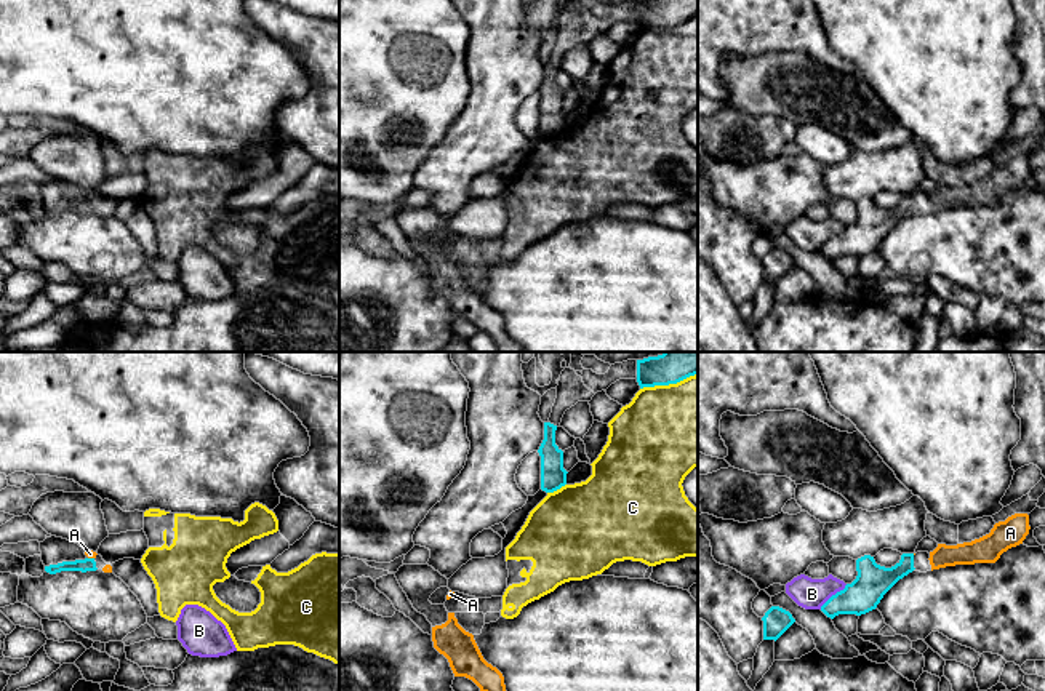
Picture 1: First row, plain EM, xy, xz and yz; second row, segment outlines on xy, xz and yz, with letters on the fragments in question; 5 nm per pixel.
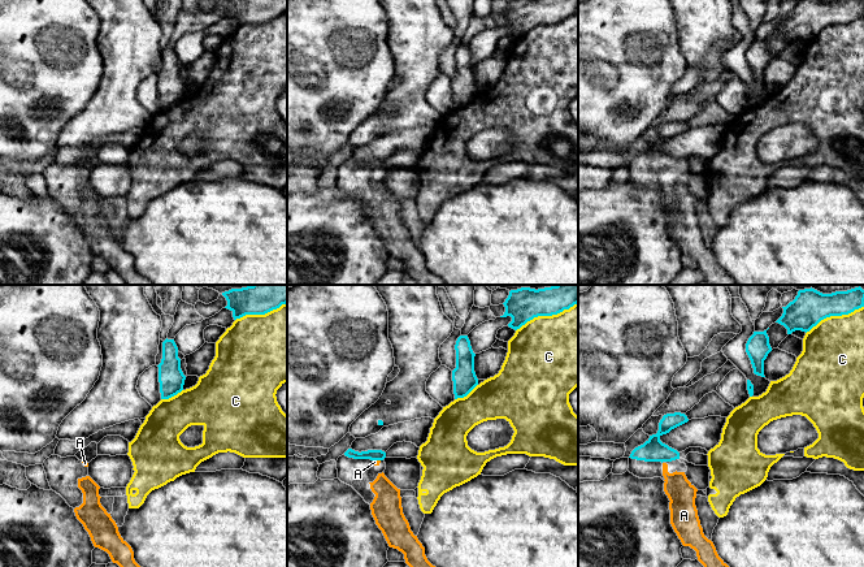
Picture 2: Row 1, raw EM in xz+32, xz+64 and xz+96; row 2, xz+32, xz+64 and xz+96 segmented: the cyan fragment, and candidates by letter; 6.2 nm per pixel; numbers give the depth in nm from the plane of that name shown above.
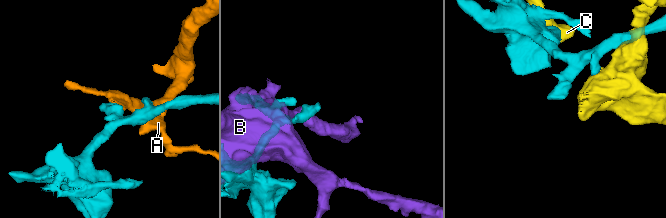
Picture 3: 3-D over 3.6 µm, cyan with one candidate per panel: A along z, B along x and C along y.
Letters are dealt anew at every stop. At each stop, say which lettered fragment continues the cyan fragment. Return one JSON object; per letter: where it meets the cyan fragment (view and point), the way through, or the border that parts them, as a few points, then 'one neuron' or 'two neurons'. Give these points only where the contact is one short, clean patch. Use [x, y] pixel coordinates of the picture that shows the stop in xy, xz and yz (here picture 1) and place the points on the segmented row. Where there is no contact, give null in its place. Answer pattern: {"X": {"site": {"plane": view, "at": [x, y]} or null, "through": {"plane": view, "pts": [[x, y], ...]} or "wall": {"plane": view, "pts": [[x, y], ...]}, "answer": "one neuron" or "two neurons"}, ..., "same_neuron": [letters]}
{"A": {"site": {"plane": "xy", "at": [92, 559]}, "through": {"plane": "xy", "pts": [[85, 565], [92, 559], [90, 554]]}, "answer": "one neuron"}, "B": {"site": {"plane": "yz", "at": [832, 595]}, "answer": "two neurons"}, "C": {"site": {"plane": "xz", "at": [668, 384]}, "answer": "two neurons"}, "same_neuron": ["A"]}

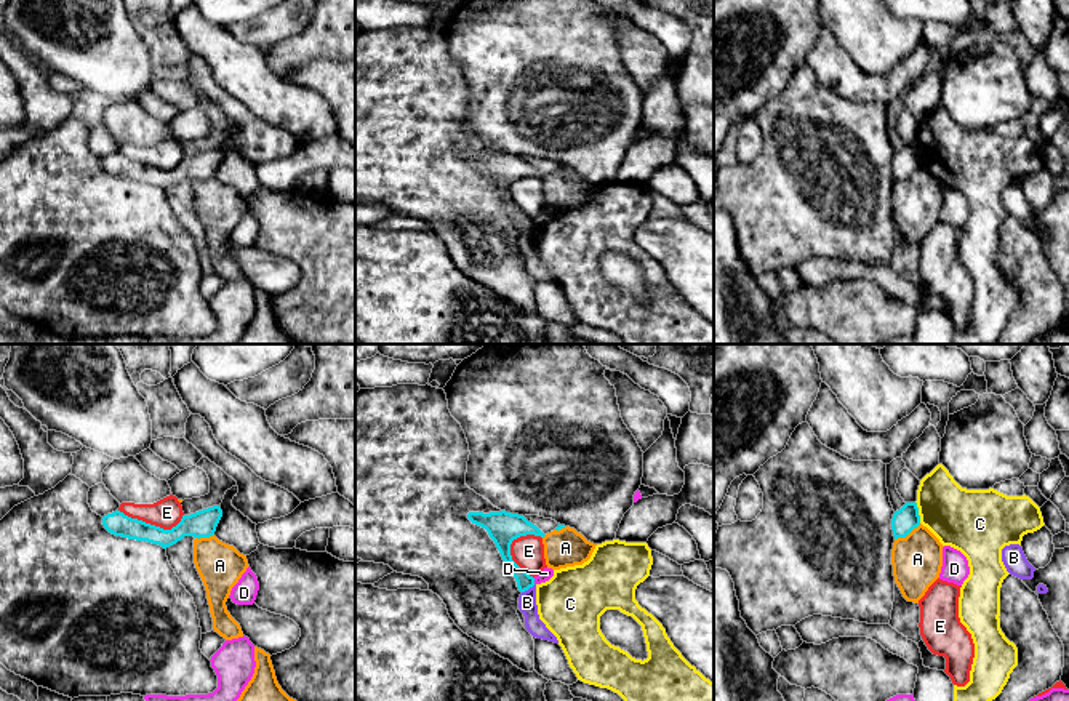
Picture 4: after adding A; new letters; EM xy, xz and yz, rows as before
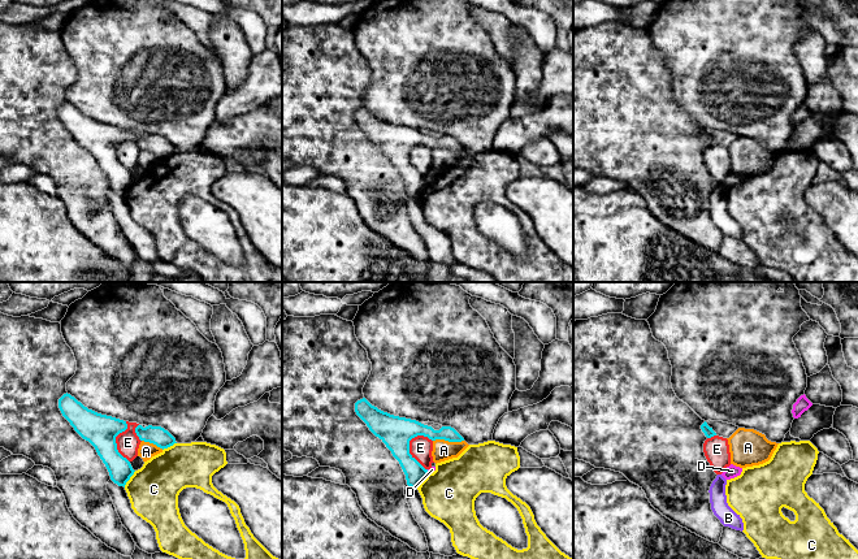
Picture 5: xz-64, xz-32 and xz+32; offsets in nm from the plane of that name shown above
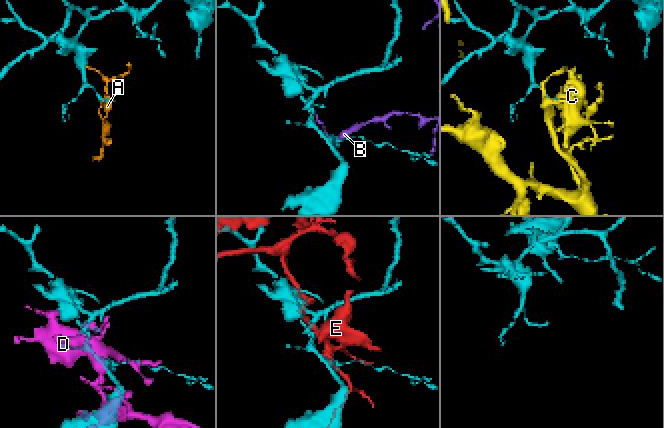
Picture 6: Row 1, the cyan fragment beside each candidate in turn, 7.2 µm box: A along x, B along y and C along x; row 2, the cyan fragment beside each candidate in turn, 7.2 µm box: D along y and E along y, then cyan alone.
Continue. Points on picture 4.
{"A": {"site": {"plane": "yz", "at": [908, 533]}, "wall": {"plane": "yz", "pts": [[920, 524], [895, 540]]}, "answer": "two neurons"}, "B": {"site": {"plane": "xz", "at": [528, 588]}, "wall": {"plane": "xz", "pts": [[535, 584], [522, 592]]}, "answer": "two neurons"}, "C": {"site": {"plane": "yz", "at": [917, 512]}, "answer": "two neurons"}, "D": {"site": {"plane": "xz", "at": [533, 581]}, "wall": {"plane": "xz", "pts": [[533, 578], [535, 583]]}, "answer": "two neurons"}, "E": {"site": {"plane": "xz", "at": [509, 554]}, "answer": "two neurons"}, "same_neuron": []}

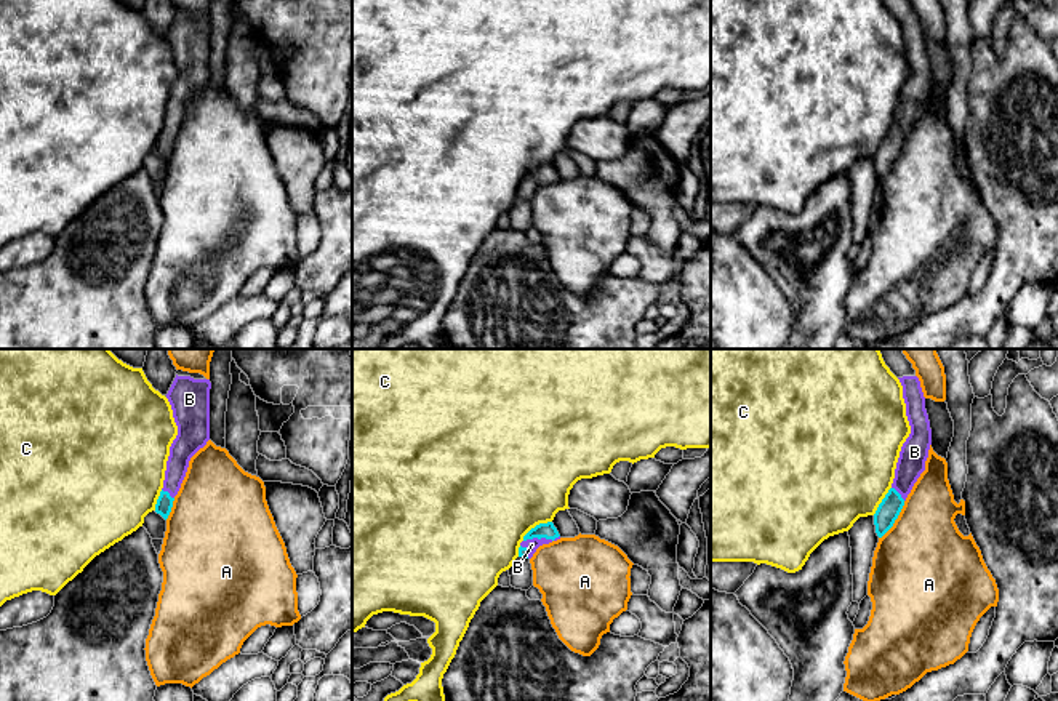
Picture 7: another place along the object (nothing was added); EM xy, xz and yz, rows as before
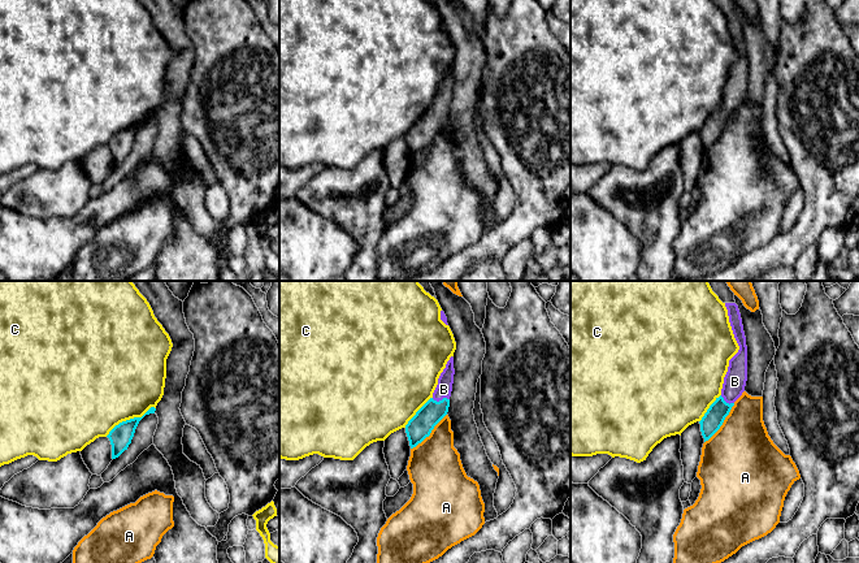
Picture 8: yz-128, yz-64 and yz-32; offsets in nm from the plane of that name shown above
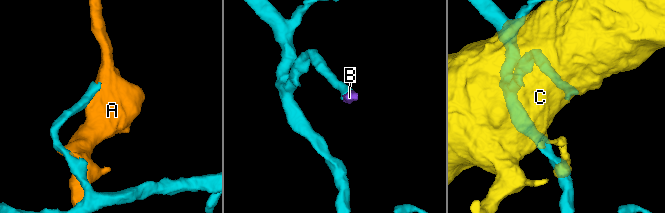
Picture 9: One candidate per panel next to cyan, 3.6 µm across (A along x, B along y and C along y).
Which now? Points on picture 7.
{"A": {"site": {"plane": "yz", "at": [895, 519]}, "answer": "two neurons"}, "B": {"site": {"plane": "xz", "at": [541, 536]}, "through": {"plane": "xz", "pts": [[543, 530], [541, 536], [532, 544]]}, "answer": "one neuron"}, "C": {"site": {"plane": "xz", "at": [537, 525]}, "answer": "two neurons"}, "same_neuron": ["B"]}

